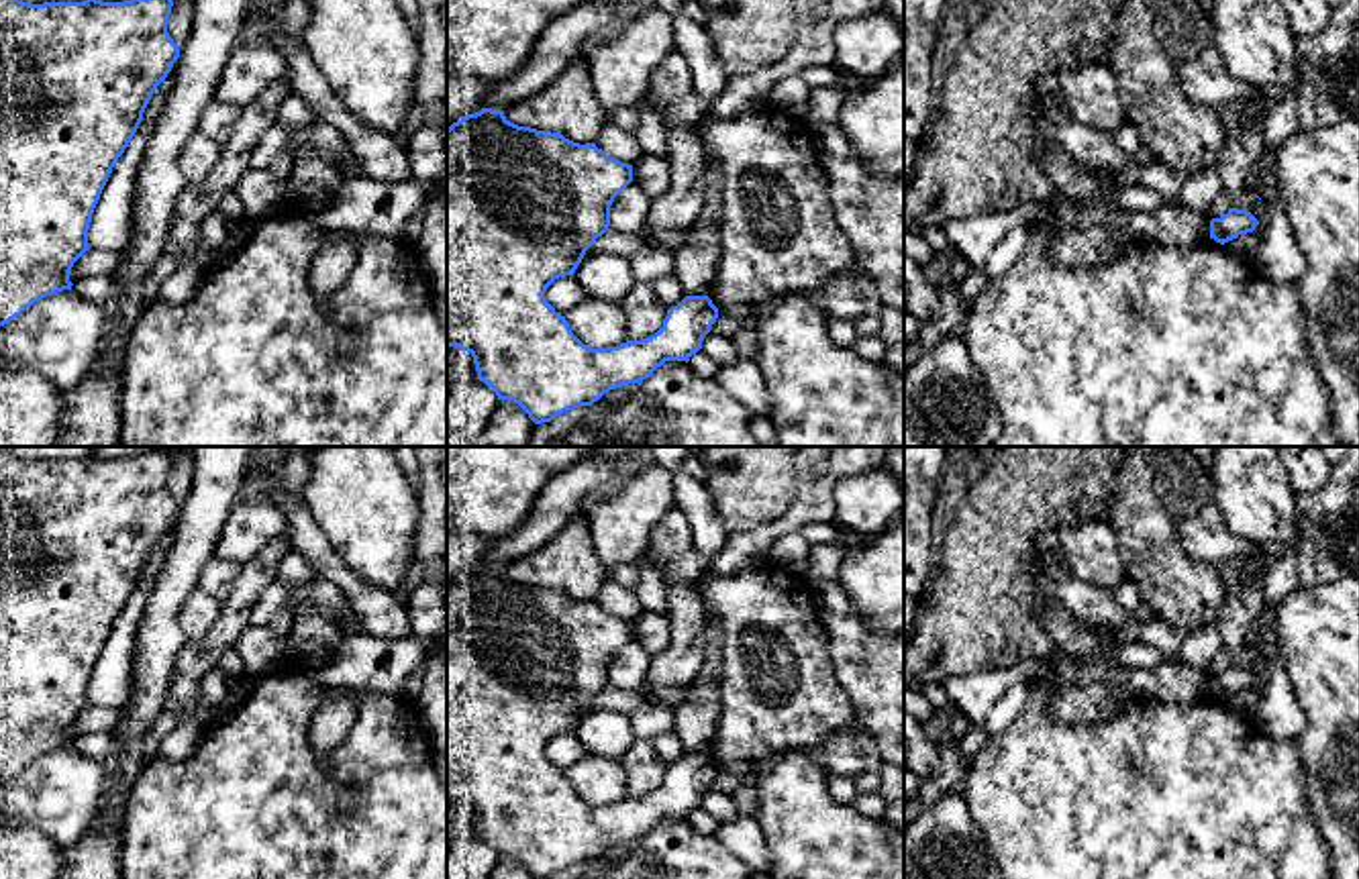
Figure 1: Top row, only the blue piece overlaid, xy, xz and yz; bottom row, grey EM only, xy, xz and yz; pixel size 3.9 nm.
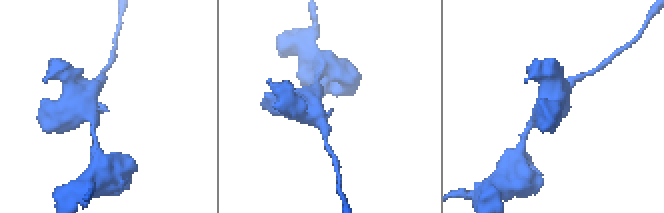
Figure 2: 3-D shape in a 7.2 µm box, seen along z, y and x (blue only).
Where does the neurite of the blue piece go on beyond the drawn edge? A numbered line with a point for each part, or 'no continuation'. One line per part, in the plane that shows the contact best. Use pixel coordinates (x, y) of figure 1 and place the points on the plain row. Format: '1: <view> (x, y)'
no continuation

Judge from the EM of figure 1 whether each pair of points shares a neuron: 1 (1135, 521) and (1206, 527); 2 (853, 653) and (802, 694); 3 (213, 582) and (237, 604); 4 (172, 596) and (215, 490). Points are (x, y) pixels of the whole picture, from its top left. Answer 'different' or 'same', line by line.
1: different
2: different
3: different
4: same

